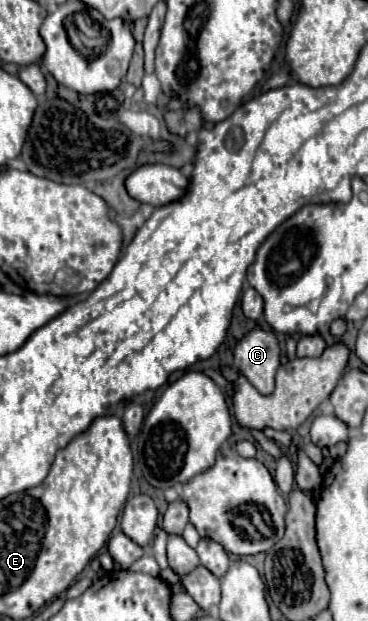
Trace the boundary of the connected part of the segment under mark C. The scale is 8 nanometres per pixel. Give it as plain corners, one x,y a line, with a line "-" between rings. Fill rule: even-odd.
261,327
251,329
235,347
235,367
257,387
257,391
269,395
273,391
273,377
279,367
279,343
275,333
263,331

